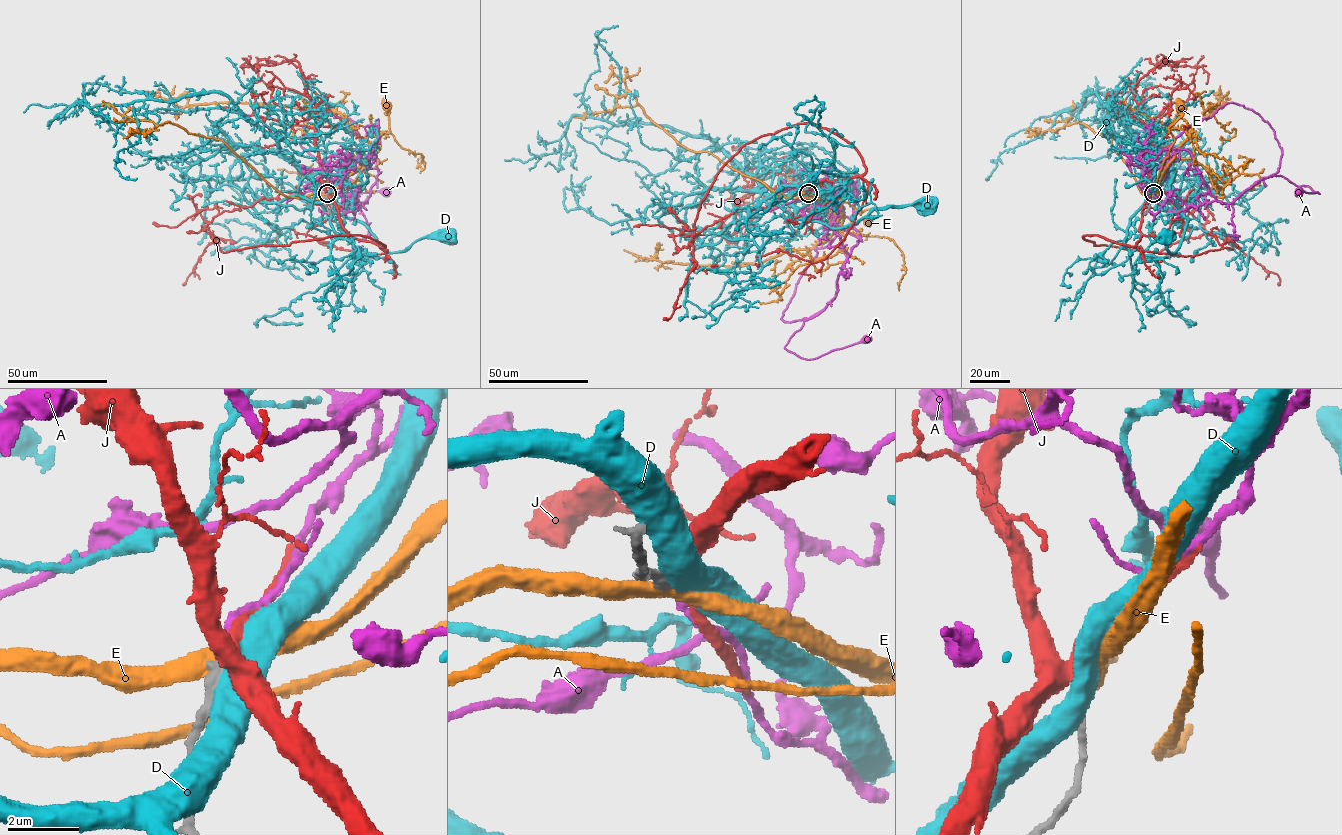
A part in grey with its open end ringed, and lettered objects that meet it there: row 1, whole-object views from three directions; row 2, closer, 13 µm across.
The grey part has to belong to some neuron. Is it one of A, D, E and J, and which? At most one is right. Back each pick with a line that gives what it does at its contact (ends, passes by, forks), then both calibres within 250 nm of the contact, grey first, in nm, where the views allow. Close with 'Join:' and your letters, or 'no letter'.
A: It ends there. Thickness 360 nm (grey) against 340 nm
Join: A

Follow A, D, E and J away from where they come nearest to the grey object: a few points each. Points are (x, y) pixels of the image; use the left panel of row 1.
A: (327, 193), (370, 149), (377, 181), (363, 203), (342, 176), (304, 186), (325, 194), (385, 192)
D: (326, 195), (342, 169), (342, 202), (334, 212), (360, 221), (388, 252), (405, 251), (424, 237), (449, 237)
E: (326, 194), (308, 196), (322, 199), (334, 195), (354, 180), (379, 149), (379, 137), (389, 131), (388, 105)
J: (327, 193), (352, 236), (384, 246), (336, 235), (220, 249), (208, 224), (214, 217), (297, 186)

